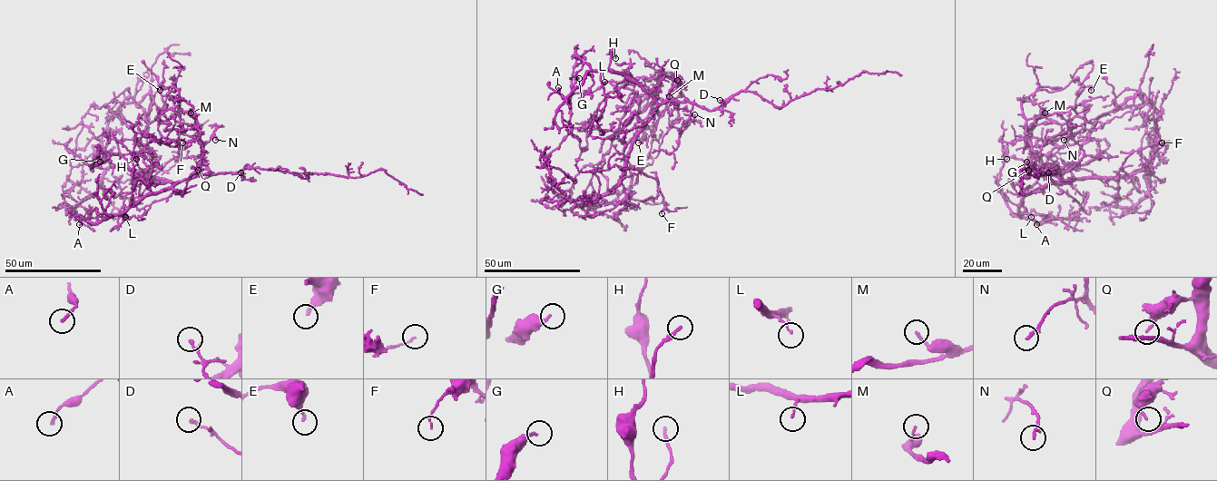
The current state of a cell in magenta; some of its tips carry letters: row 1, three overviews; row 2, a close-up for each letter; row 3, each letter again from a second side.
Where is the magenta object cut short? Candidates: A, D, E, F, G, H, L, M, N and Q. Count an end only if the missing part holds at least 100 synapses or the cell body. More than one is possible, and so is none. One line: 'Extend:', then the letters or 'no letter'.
Extend: no letter

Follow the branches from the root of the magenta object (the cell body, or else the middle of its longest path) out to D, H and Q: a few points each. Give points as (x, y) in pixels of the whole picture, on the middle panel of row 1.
D: (668, 101), (691, 102), (714, 110), (722, 107), (720, 100)
H: (668, 101), (659, 103), (635, 82), (610, 70), (611, 49), (615, 58)
Q: (668, 101), (668, 93), (677, 84), (677, 80)

